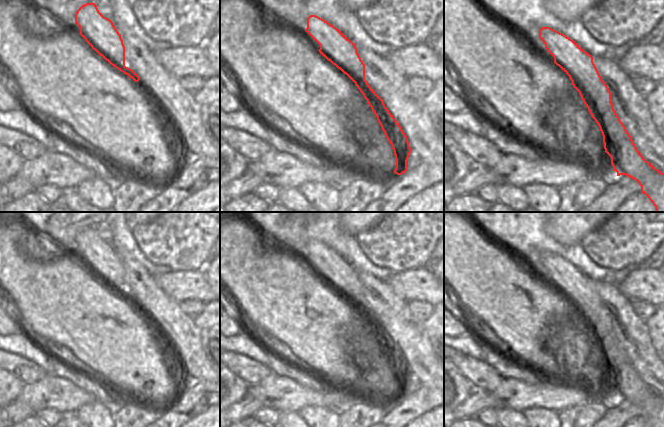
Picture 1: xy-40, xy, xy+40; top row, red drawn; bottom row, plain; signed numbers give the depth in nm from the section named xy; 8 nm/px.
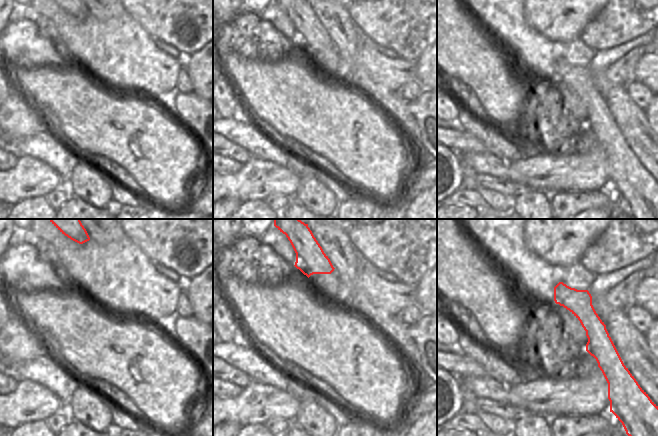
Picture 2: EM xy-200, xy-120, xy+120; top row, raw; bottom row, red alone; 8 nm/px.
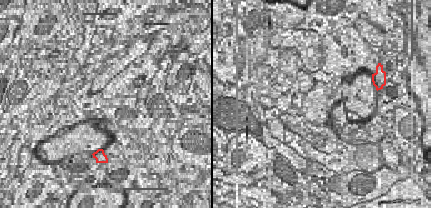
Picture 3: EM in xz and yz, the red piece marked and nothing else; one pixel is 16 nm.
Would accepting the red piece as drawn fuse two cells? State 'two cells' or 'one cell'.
one cell

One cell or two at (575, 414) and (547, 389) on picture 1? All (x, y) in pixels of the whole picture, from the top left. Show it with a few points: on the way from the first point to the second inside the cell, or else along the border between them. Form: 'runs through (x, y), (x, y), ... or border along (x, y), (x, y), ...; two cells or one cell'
border along (590, 400), (583, 404), (570, 406), (560, 412); two cells

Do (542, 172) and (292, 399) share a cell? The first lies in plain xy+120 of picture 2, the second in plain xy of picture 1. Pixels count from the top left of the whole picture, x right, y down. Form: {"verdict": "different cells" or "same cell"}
{"verdict": "same cell"}

